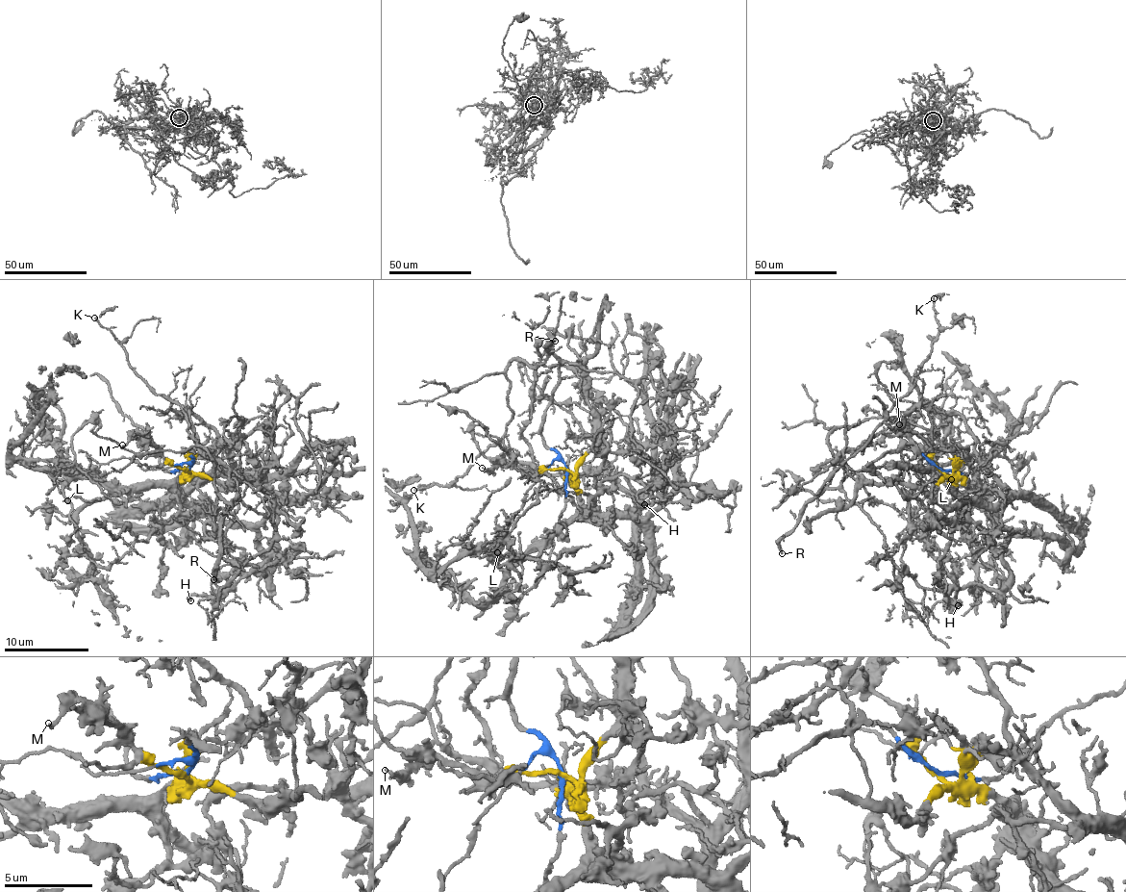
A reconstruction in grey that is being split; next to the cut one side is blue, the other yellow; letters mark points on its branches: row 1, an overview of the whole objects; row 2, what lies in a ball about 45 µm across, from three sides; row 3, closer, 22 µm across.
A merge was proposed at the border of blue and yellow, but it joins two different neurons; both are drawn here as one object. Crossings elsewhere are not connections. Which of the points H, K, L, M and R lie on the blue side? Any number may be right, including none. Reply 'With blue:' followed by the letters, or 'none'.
With blue: K, R

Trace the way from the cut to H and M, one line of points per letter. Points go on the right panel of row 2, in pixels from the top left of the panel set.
H: (942, 471), (967, 479), (1008, 532), (1004, 588), (971, 584), (946, 599), (959, 604)
M: (942, 471), (936, 466), (926, 445), (915, 436), (912, 419), (906, 424), (898, 424)

